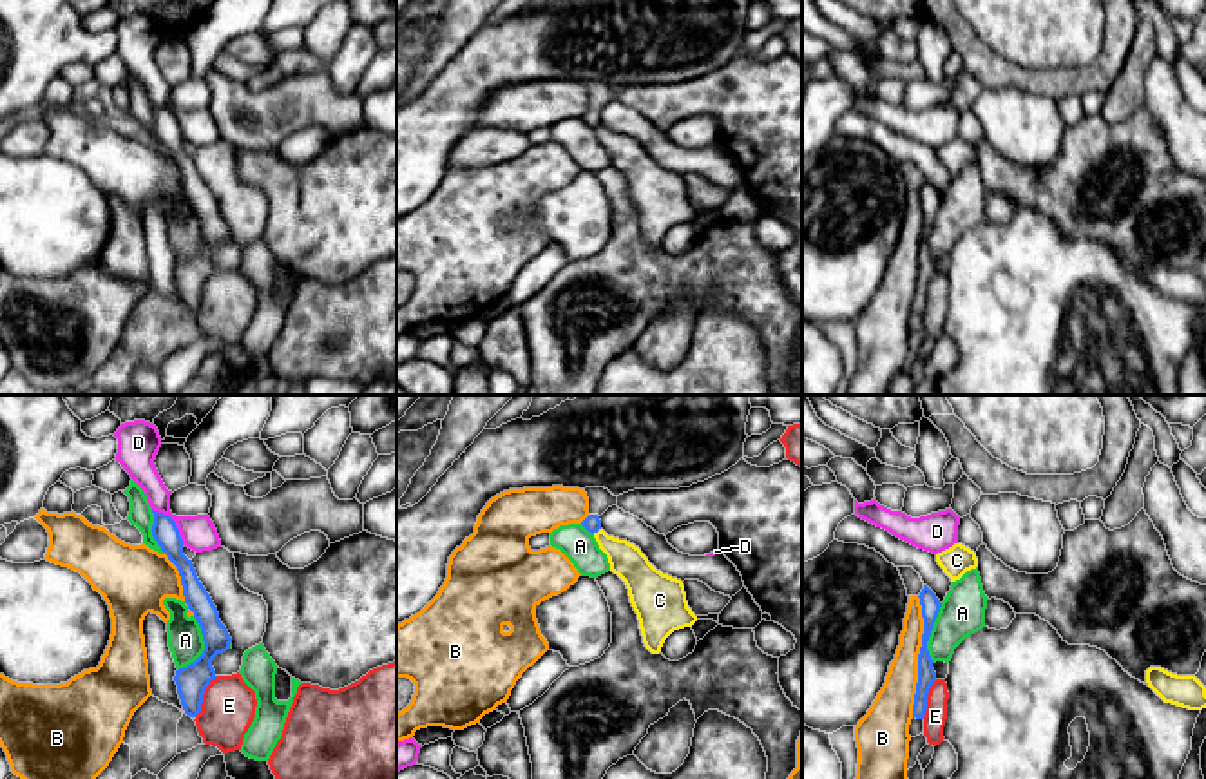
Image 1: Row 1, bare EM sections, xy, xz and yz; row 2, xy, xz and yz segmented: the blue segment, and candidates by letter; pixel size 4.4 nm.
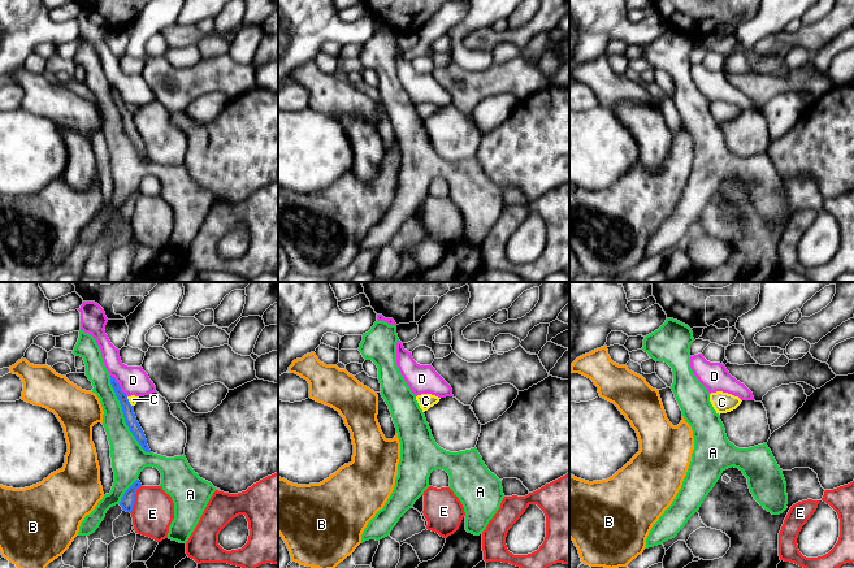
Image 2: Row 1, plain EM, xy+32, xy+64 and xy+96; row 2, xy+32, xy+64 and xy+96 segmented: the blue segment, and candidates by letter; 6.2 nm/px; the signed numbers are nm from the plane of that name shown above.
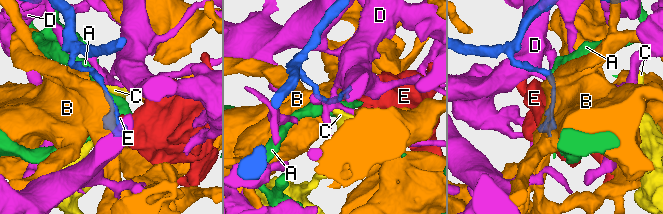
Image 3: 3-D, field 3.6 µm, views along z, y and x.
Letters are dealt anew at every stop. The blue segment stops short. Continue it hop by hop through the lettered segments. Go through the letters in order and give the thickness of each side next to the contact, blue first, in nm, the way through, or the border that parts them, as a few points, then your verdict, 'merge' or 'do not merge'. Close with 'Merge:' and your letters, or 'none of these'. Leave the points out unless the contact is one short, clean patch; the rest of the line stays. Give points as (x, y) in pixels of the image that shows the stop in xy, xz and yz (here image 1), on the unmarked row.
A: calibres 140 and 160 nm; do not merge
B: calibres 80 and 170 nm; do not merge
C: calibres 80 and 150 nm; border xz (600, 122), (593, 127); do not merge
D: calibres 120 and 160 nm; do not merge
E: calibres 140 and 240 nm; do not merge
Merge: none of these

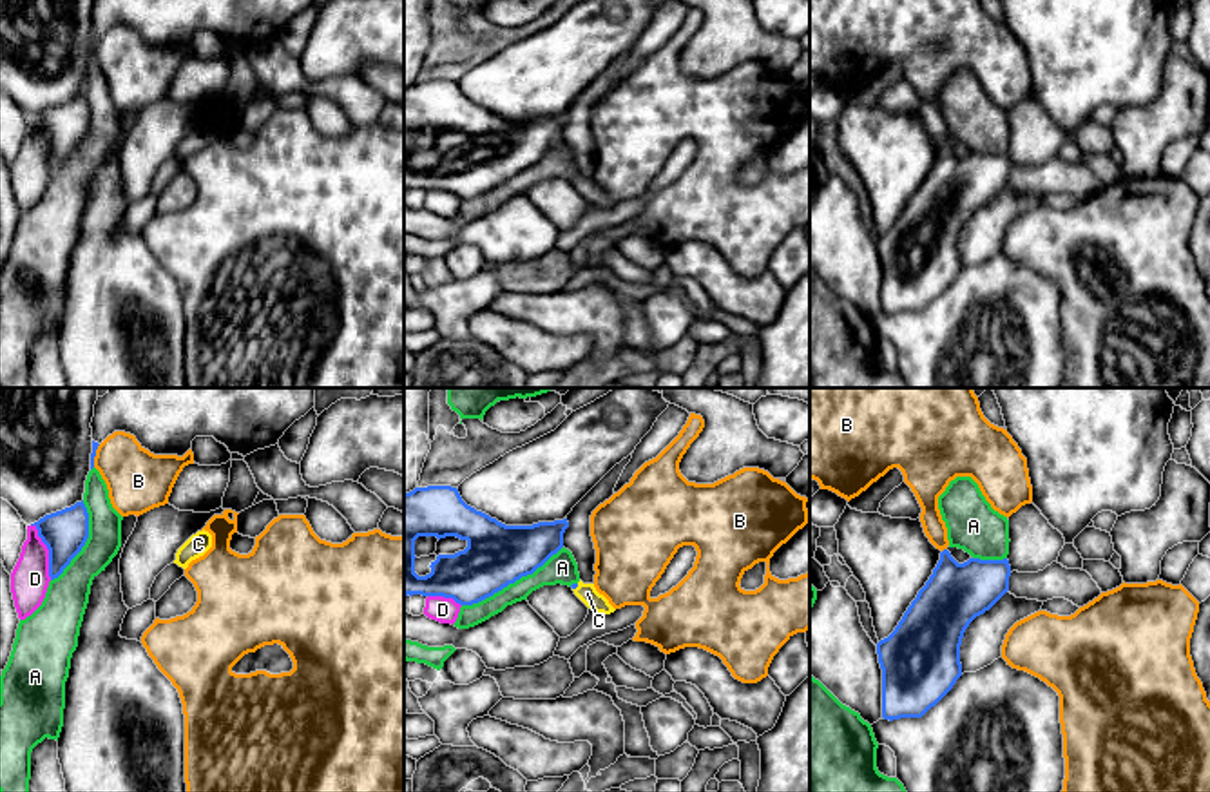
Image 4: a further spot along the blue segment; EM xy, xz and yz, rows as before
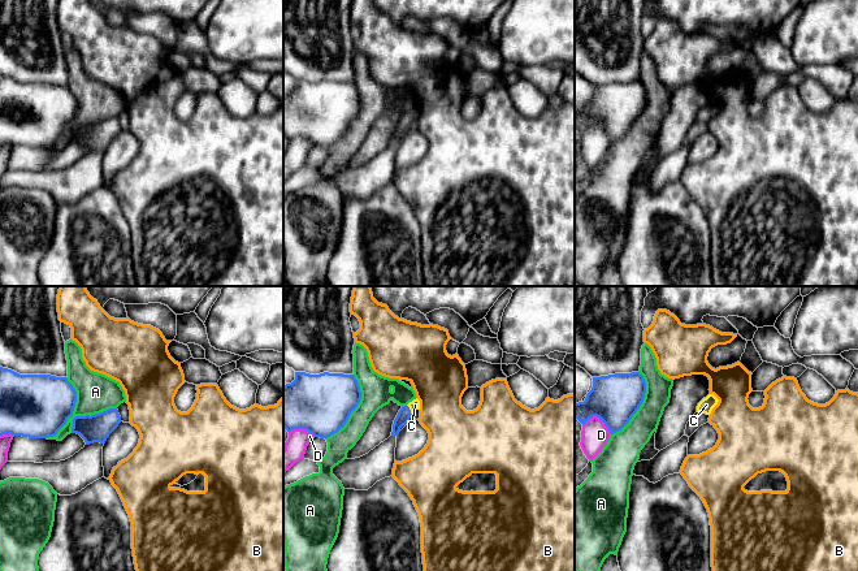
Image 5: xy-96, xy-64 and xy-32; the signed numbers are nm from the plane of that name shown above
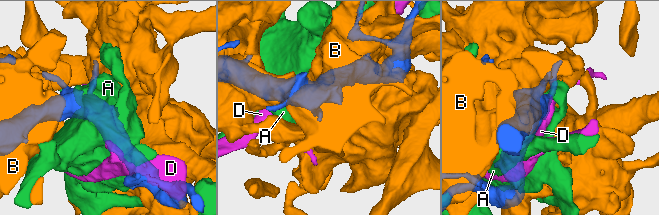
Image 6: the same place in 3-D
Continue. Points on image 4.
A: calibres 280 and 140 nm; do not merge
B: calibres 30 and 280 nm; do not merge
C: calibres 20 and 90 nm; way xz (573, 180), (575, 182), (587, 187); merge
D: calibres 200 and 170 nm; do not merge
Merge: C

